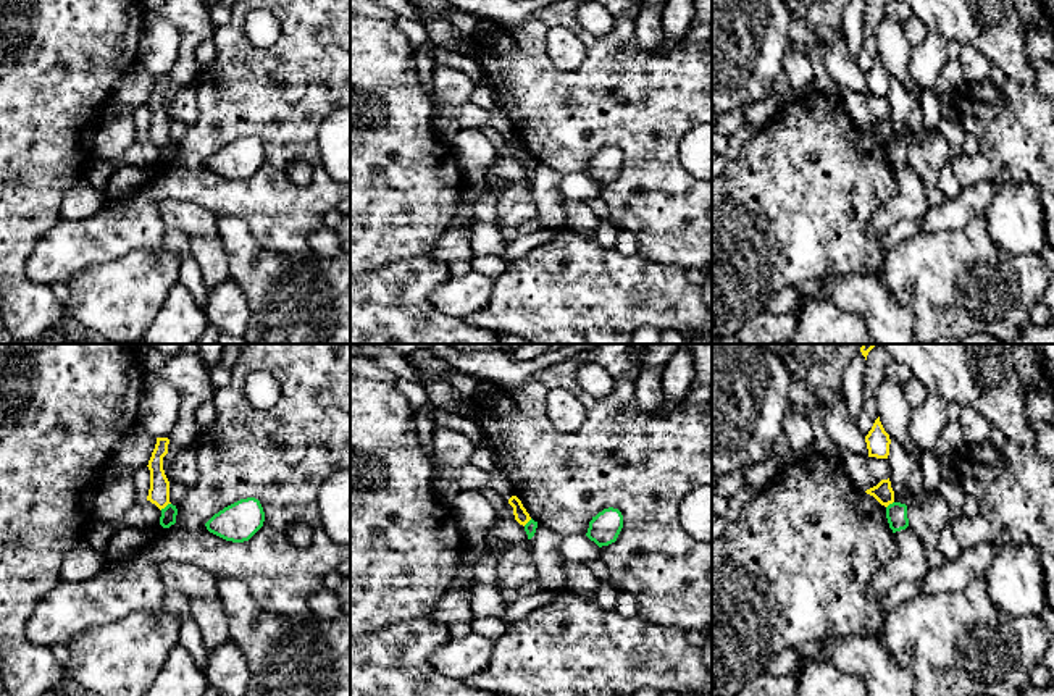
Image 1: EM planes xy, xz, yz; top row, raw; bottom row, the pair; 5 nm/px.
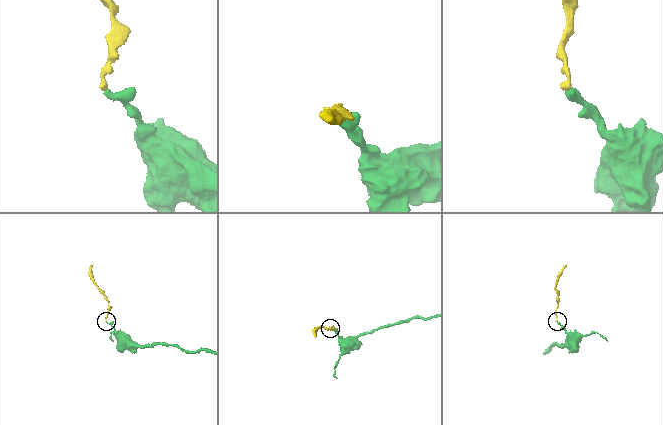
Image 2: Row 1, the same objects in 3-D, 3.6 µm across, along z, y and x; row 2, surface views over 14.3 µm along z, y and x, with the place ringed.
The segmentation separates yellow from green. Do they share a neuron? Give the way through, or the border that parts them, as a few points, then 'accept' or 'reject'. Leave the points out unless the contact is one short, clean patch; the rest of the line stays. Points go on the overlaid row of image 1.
along xy (170, 503), (160, 509) | reject

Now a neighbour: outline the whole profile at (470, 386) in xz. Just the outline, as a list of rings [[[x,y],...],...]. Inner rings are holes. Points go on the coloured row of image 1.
[[[447,371],[444,373],[444,379],[466,397],[483,397],[491,394],[496,388],[492,381],[479,379],[460,371]]]

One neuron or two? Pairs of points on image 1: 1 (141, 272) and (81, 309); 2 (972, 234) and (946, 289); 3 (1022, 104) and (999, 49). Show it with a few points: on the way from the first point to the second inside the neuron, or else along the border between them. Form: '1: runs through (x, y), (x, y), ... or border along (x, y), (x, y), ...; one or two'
1: runs through (126, 286), (113, 299), (96, 302); one
2: runs through (970, 247), (954, 276); one
3: border along (1007, 76), (1035, 88); two

